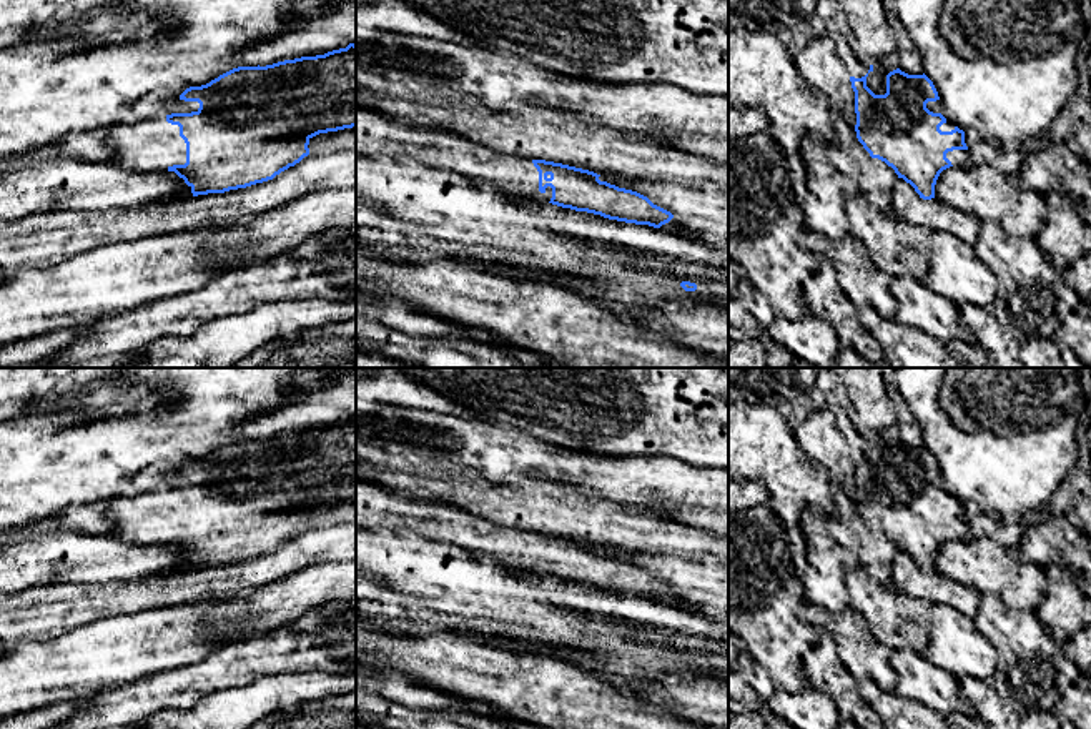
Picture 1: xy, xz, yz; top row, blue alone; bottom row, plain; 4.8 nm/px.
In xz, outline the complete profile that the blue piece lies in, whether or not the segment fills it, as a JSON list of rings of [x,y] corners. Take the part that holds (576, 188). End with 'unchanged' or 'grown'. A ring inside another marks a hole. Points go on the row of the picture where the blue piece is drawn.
[[[356,105],[356,156],[416,161],[526,200],[625,223],[660,228],[674,218],[647,196],[600,181],[600,175],[594,171],[501,153],[461,135],[421,128],[359,105]]] | grown

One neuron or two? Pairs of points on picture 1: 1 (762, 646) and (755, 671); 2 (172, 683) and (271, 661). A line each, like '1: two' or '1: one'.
1: two
2: one

